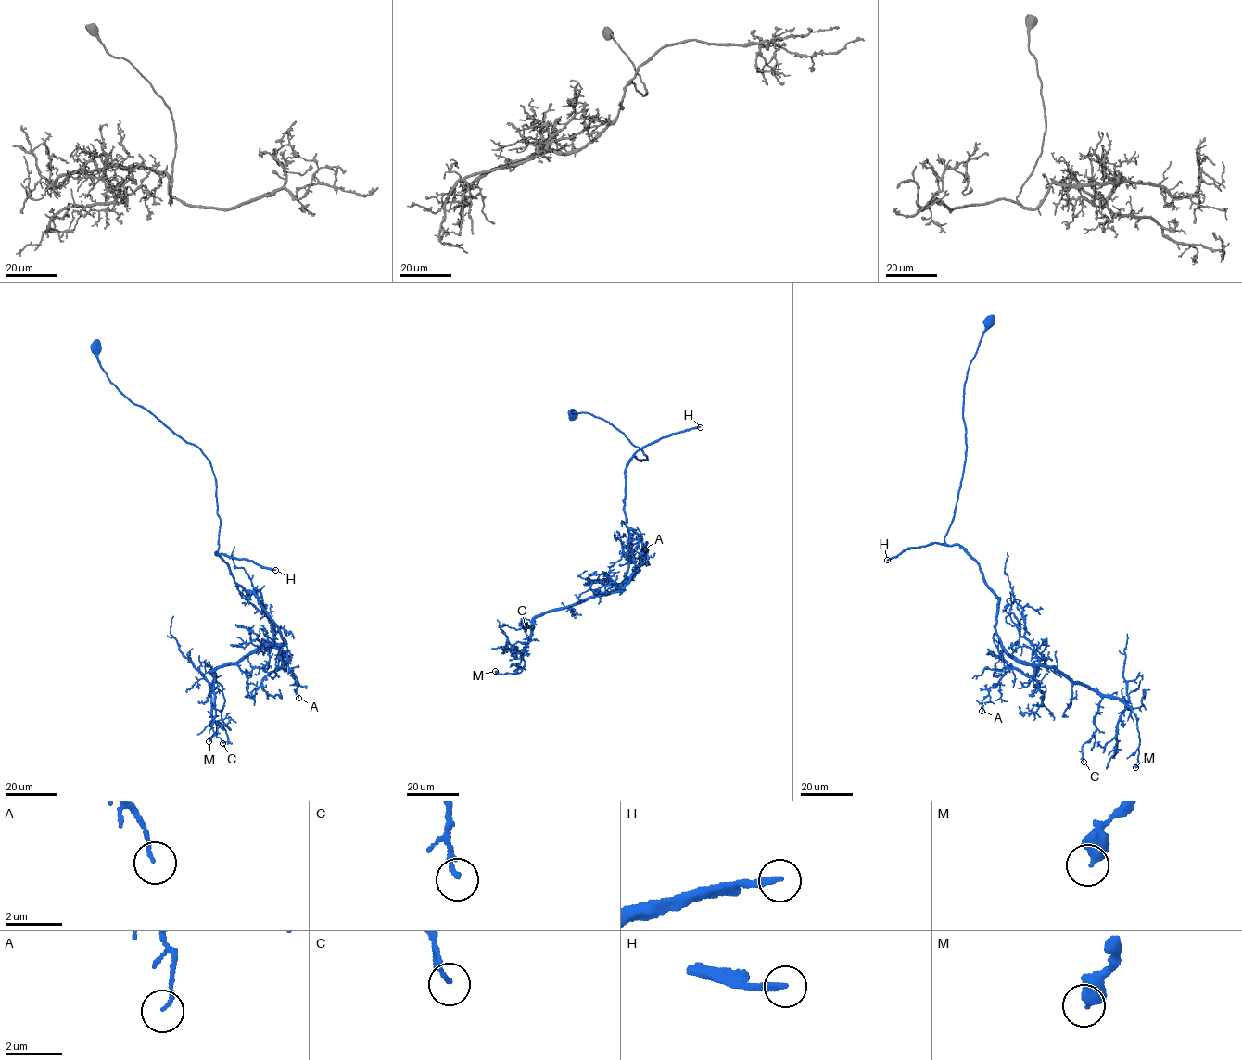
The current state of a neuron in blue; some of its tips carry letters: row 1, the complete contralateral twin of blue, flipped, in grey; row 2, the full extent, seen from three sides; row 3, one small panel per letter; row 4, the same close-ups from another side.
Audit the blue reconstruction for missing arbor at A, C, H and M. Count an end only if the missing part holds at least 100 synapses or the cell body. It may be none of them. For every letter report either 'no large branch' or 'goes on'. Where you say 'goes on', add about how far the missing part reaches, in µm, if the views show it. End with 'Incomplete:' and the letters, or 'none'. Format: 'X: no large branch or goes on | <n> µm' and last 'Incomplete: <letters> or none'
A: no large branch
C: no large branch
H: goes on | 80 µm
M: no large branch
Incomplete: H

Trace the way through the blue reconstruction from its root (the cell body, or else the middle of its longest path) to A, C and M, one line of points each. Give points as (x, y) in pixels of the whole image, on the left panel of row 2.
A: (95, 348), (111, 383), (209, 460), (220, 521), (215, 552), (285, 639), (280, 647), (298, 698)
C: (95, 348), (111, 383), (209, 460), (220, 521), (215, 552), (285, 640), (211, 671), (212, 727), (222, 743)
M: (95, 348), (111, 383), (209, 460), (220, 521), (215, 552), (285, 640), (211, 671), (224, 701), (209, 741)

